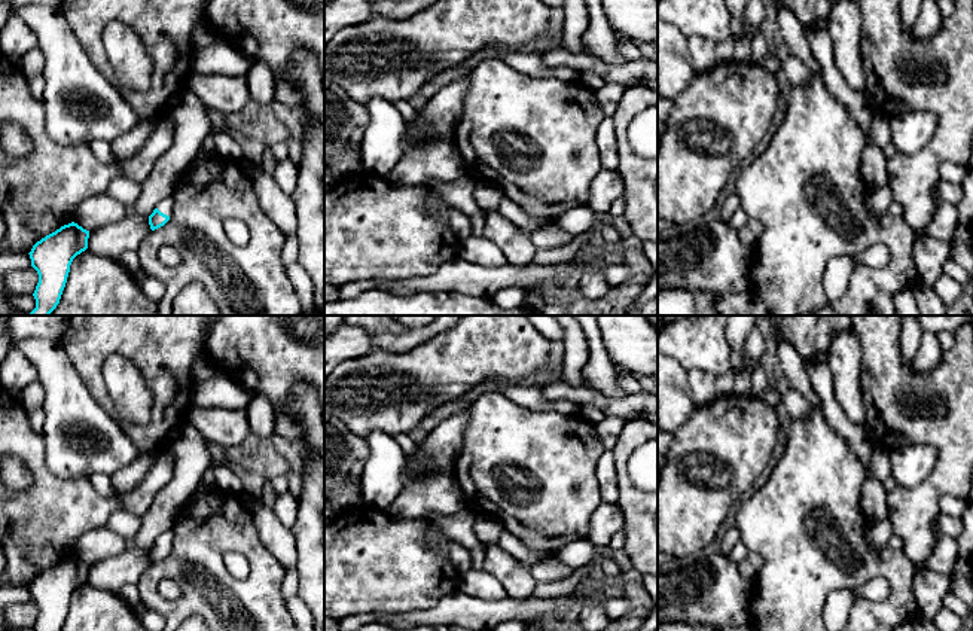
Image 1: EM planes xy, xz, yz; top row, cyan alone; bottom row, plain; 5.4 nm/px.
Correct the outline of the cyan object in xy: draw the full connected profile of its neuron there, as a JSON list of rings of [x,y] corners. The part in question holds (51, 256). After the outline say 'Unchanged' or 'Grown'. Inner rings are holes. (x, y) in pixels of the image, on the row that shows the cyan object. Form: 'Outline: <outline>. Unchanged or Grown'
Outline: [[[71,222],[37,241],[30,254],[39,274],[33,293],[36,308],[28,316],[49,316],[60,304],[73,259],[88,249],[89,231]]]. Unchanged

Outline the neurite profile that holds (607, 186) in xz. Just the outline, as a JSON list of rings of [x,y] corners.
[[[601,170],[589,186],[588,207],[598,214],[607,214],[611,204],[625,195],[625,183],[617,171]]]

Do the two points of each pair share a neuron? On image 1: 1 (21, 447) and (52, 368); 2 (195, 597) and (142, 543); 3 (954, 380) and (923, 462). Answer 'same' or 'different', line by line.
1: different
2: different
3: different

